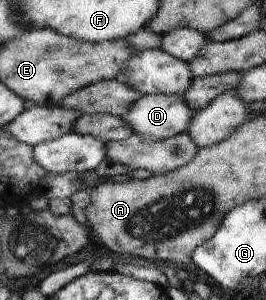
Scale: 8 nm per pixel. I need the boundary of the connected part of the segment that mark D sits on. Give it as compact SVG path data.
M144 94L122 119L134 133L159 141L190 131L195 112L183 95Z

